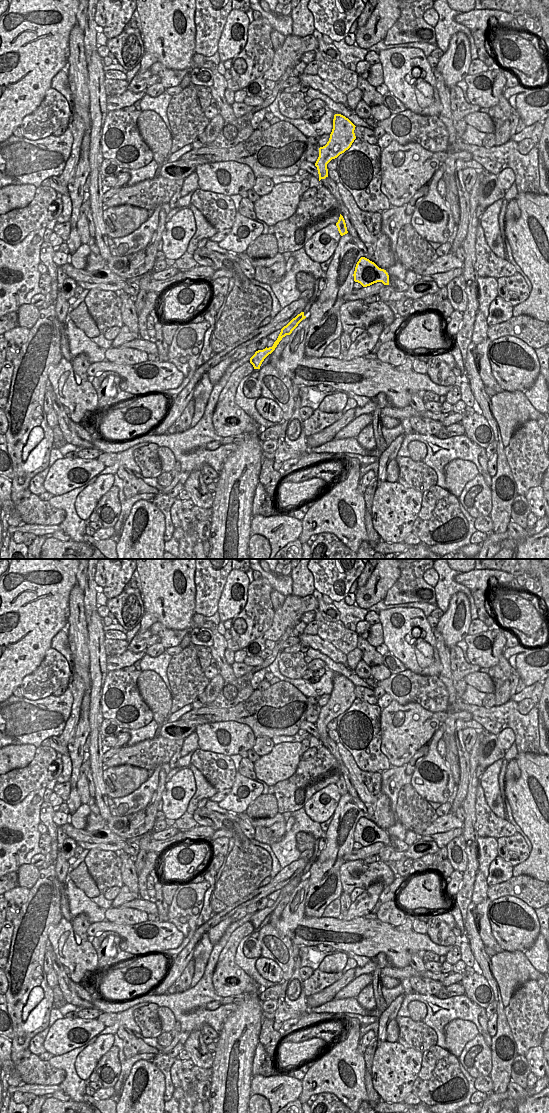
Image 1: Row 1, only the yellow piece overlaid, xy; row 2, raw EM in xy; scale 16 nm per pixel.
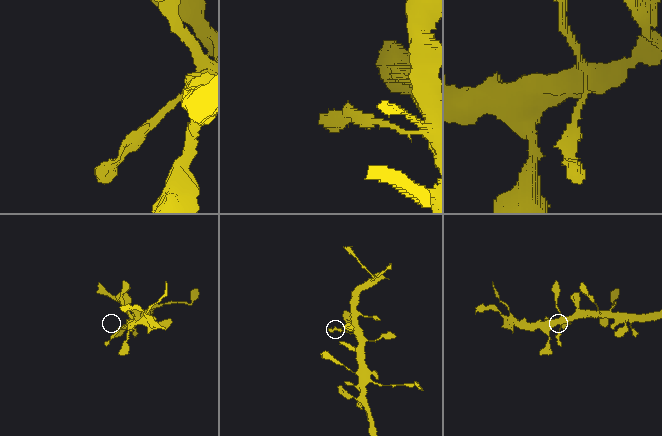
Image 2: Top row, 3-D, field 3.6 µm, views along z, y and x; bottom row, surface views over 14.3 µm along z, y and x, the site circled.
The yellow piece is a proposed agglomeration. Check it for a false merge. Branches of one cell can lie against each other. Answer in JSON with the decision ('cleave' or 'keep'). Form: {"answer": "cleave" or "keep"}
{"answer": "keep"}

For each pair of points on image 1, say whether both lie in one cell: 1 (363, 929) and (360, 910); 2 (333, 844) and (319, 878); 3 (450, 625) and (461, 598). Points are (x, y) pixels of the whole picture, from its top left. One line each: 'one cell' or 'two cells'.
1: two cells
2: one cell
3: one cell

